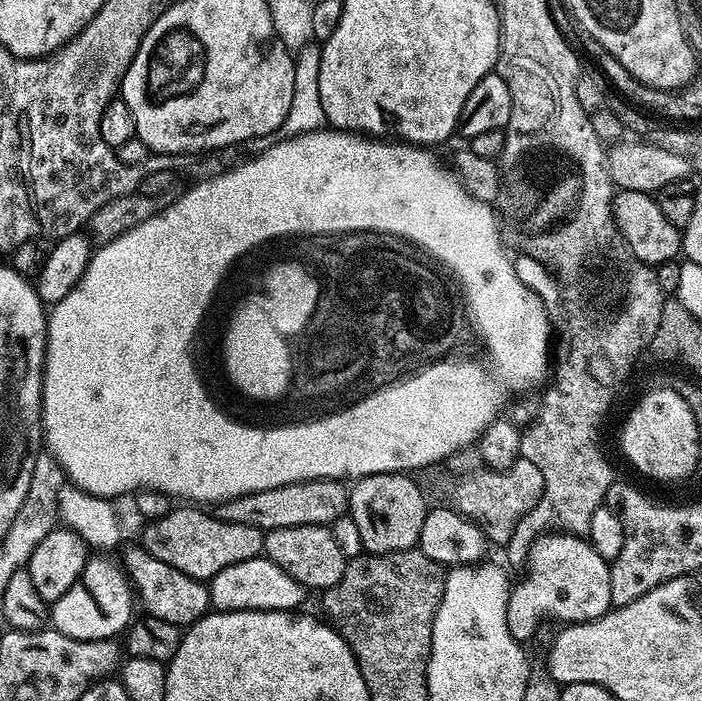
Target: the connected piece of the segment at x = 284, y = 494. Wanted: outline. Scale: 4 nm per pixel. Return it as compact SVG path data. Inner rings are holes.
M303 480L297 484L278 486L274 490L258 490L226 500L219 505L218 515L226 522L238 522L242 526L254 526L261 530L311 524L330 526L338 518L349 515L349 495L349 485L340 480Z

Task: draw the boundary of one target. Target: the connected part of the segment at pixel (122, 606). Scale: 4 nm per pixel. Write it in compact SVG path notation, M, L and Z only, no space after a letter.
M89 559L80 580L62 598L51 601L50 624L75 640L111 640L119 637L134 619L134 589L121 565L112 560Z

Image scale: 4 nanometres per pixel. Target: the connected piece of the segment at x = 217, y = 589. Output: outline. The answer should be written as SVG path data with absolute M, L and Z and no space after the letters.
M257 558L247 560L246 562L234 562L234 566L226 566L226 570L218 570L218 574L212 577L208 584L208 598L211 607L217 612L290 612L299 609L299 604L303 602L306 596L306 589L286 570L282 570L274 562L267 558Z

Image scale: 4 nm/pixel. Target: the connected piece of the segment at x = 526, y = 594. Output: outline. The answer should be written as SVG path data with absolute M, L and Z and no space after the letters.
M567 533L545 534L533 544L526 562L529 572L517 587L511 589L506 612L511 637L521 644L527 643L544 616L558 618L564 624L584 623L604 616L611 609L609 563L594 551L587 539Z

